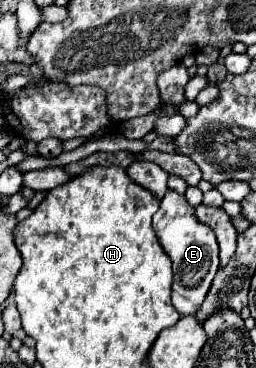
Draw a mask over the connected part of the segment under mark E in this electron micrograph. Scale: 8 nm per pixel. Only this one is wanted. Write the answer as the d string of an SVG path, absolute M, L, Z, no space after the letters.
M173 190L167 192L167 196L161 200L159 210L153 216L153 230L157 234L157 240L165 254L173 262L173 294L171 304L181 316L193 316L199 306L203 304L211 282L217 274L219 266L219 248L215 240L215 232L201 224L195 218L195 208L191 208L183 194L177 194Z

